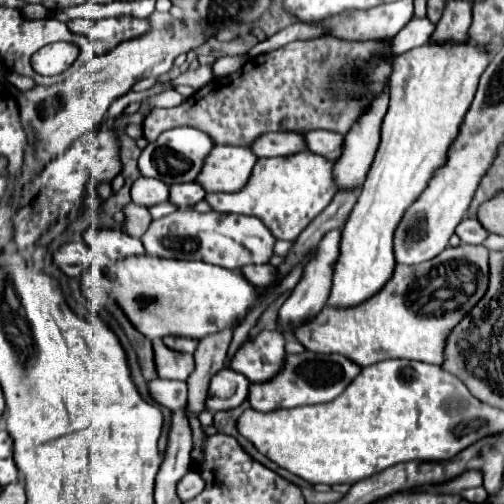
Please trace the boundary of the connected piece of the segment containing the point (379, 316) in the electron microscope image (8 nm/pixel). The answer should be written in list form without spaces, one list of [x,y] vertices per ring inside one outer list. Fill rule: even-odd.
[[[461,244],[457,248],[445,248],[439,256],[417,266],[395,266],[393,278],[377,292],[371,300],[355,308],[323,308],[309,324],[297,328],[295,338],[311,352],[317,354],[341,354],[365,368],[389,358],[419,360],[427,364],[443,364],[445,360],[445,340],[449,332],[467,316],[467,312],[477,306],[485,296],[489,286],[489,250],[485,246]]]

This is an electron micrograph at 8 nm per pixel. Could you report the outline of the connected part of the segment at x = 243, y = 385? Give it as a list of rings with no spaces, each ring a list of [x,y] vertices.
[[[223,368],[211,378],[209,394],[205,400],[207,410],[231,410],[237,408],[249,394],[249,380],[231,368]]]

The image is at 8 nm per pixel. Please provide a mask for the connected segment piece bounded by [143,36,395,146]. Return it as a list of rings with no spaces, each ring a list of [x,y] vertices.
[[[321,36],[305,42],[289,42],[279,50],[261,54],[257,58],[249,58],[241,72],[213,78],[207,86],[189,96],[183,104],[175,108],[153,108],[143,122],[143,136],[147,142],[159,138],[161,132],[191,126],[207,132],[215,144],[233,144],[233,146],[249,146],[259,136],[267,132],[291,130],[305,134],[309,130],[331,130],[339,134],[347,134],[351,126],[367,112],[371,102],[381,96],[389,84],[389,76],[393,72],[393,50],[389,40],[341,40],[335,36]]]

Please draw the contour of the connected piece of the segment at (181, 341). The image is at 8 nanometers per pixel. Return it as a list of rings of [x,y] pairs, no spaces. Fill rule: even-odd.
[[[167,336],[163,338],[163,344],[167,348],[173,348],[175,352],[189,352],[193,354],[197,348],[197,340],[189,340],[189,338],[175,338],[175,336]]]

